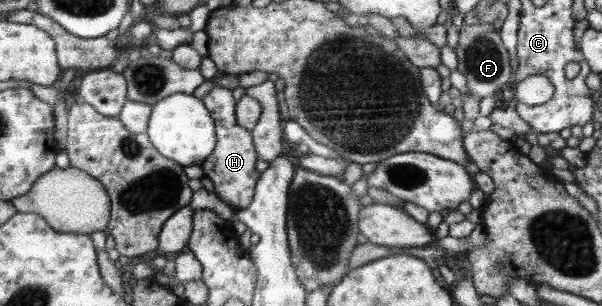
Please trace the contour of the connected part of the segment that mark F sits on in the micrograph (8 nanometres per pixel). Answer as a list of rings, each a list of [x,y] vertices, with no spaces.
[[[460,22],[459,31],[458,44],[455,48],[458,59],[457,71],[466,77],[469,93],[481,98],[494,95],[498,89],[504,88],[511,77],[508,50],[502,43],[499,29],[490,23]]]

